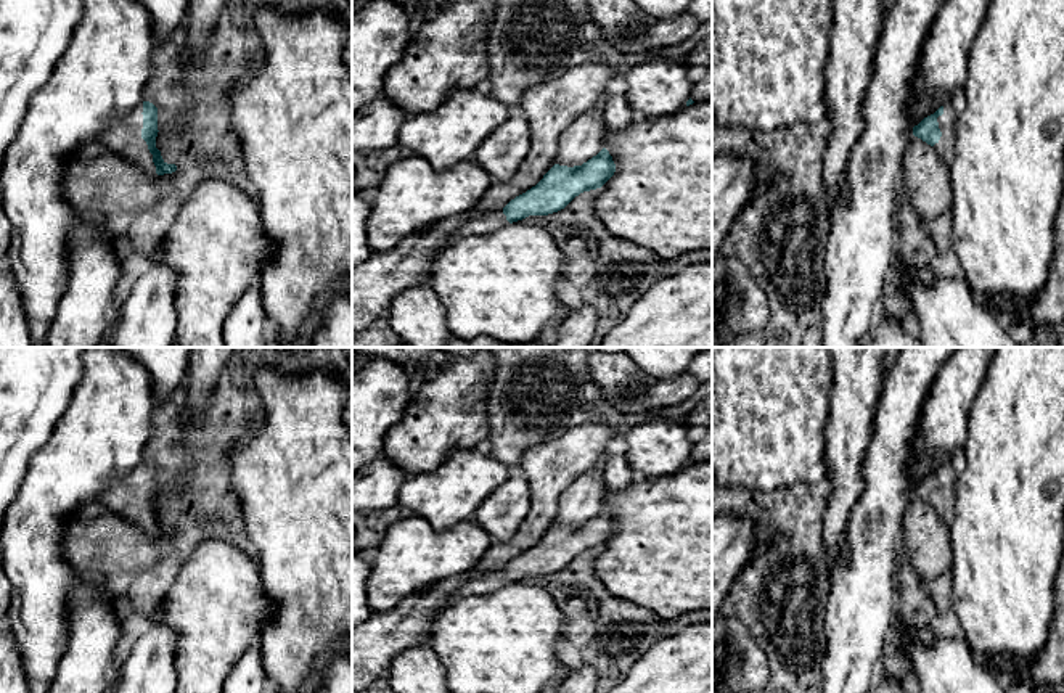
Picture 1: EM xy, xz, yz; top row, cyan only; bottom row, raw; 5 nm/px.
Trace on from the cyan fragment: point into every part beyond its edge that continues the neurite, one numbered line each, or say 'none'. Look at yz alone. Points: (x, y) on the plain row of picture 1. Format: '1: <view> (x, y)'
1: yz (945, 508)

